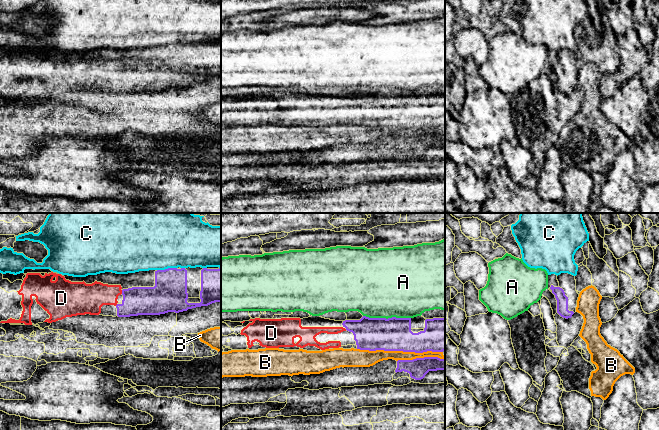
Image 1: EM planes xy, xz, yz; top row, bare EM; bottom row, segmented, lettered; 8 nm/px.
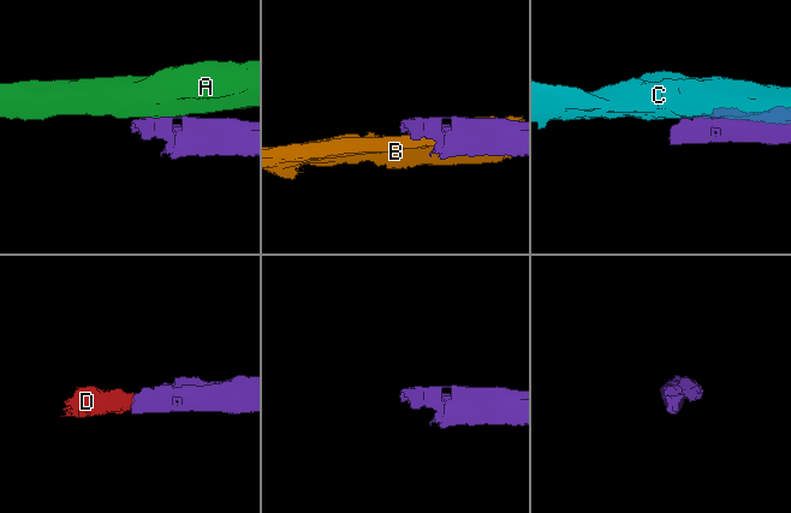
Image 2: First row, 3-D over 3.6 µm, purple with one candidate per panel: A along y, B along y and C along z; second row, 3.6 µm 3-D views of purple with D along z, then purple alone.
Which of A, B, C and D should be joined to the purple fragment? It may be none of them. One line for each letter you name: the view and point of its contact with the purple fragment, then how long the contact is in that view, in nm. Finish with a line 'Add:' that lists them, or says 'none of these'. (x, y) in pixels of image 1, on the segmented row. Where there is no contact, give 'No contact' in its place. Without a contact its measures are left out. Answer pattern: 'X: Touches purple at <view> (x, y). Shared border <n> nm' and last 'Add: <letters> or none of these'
D: Touches purple at xy (122, 292). Shared border 30 nm
Add: D

